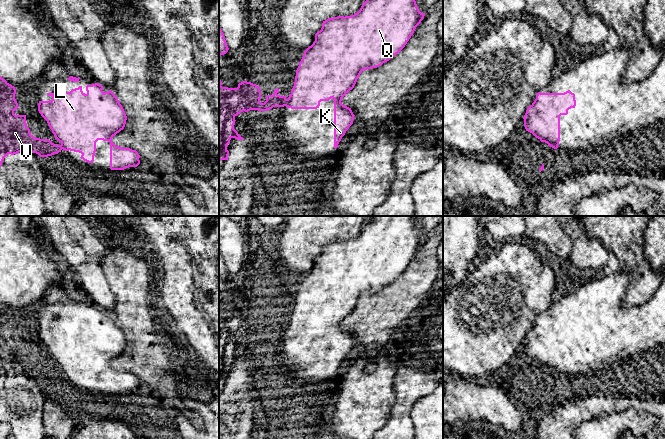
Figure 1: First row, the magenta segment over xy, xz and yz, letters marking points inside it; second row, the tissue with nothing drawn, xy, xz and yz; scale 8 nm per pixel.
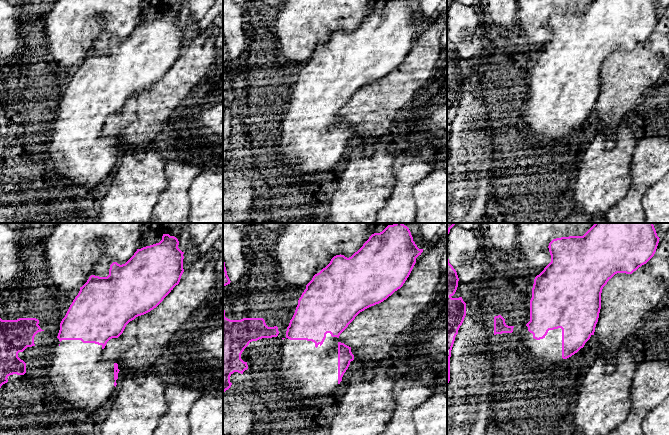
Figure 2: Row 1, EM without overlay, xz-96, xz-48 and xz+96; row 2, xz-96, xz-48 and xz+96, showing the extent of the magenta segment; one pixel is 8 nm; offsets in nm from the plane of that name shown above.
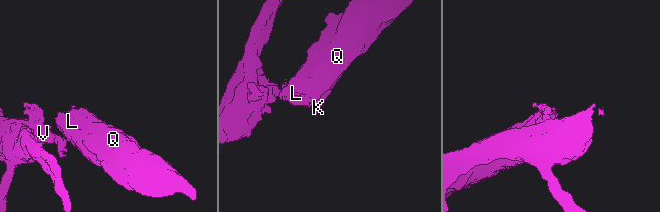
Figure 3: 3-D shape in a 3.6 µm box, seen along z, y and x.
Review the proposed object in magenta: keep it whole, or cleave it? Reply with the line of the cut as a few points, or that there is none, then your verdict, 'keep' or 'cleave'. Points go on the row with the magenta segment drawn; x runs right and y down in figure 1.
cut xz (287, 99), (284, 105); cleave

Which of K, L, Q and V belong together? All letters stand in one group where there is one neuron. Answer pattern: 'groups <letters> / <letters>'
groups K L Q / V

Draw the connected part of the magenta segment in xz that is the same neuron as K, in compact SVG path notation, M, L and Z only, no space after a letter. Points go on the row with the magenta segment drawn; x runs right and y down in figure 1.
M366 0L360 10L351 16L329 18L322 23L322 28L315 34L315 41L303 54L296 70L294 86L286 101L291 109L317 109L321 101L334 100L334 148L346 131L353 124L354 114L351 108L341 103L342 98L354 88L363 70L381 66L398 54L421 23L425 13L421 13L415 0Z

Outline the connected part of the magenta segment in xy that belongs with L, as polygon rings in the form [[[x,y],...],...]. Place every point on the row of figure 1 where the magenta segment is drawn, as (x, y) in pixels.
[[[95,83],[86,86],[86,94],[82,91],[82,86],[72,89],[70,92],[47,93],[48,96],[52,97],[52,99],[50,101],[39,101],[38,111],[41,116],[47,121],[48,126],[55,136],[55,139],[57,139],[61,143],[63,150],[79,152],[82,154],[80,157],[81,159],[88,163],[93,163],[96,152],[96,142],[98,140],[109,141],[111,170],[124,170],[129,167],[137,167],[140,164],[140,155],[138,154],[138,152],[130,148],[116,146],[112,142],[112,138],[124,129],[127,116],[115,94],[111,90],[104,93],[102,89],[102,85]]]

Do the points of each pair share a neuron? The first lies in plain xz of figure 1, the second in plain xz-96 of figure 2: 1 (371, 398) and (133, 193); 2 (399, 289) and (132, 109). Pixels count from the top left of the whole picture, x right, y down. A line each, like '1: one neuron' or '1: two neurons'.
1: one neuron
2: one neuron

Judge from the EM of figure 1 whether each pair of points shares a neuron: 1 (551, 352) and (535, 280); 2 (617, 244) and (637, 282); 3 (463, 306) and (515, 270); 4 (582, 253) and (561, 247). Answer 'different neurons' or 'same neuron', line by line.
1: different neurons
2: same neuron
3: same neuron
4: different neurons

